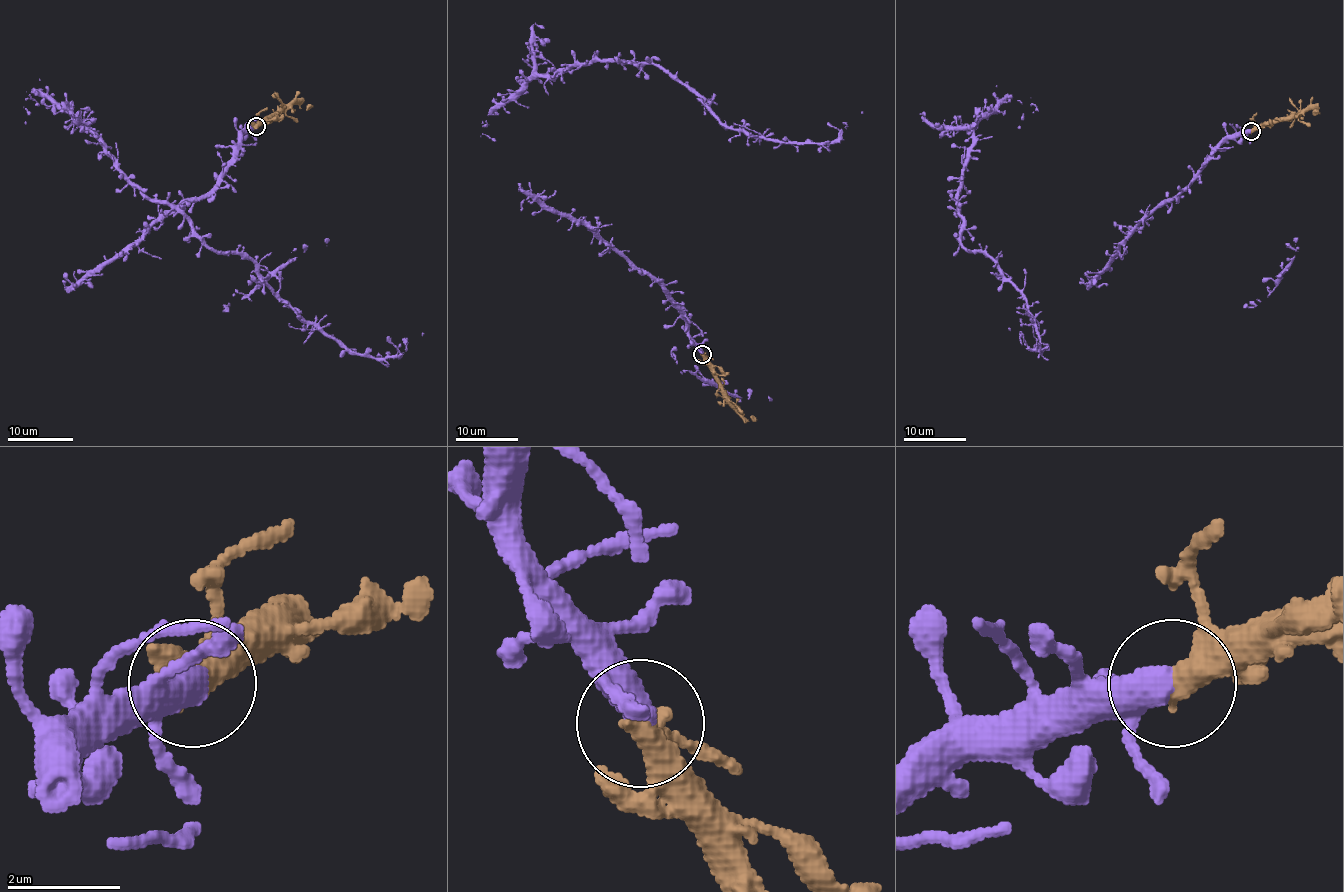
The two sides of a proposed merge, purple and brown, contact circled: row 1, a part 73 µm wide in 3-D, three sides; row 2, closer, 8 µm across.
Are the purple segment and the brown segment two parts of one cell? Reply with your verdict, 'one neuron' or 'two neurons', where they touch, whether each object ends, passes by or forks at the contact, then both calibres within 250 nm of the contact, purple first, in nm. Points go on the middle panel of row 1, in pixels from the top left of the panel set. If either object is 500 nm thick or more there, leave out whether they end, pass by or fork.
one neuron; at (702, 354); 550 nm thick on the purple side, 500 nm on the other

